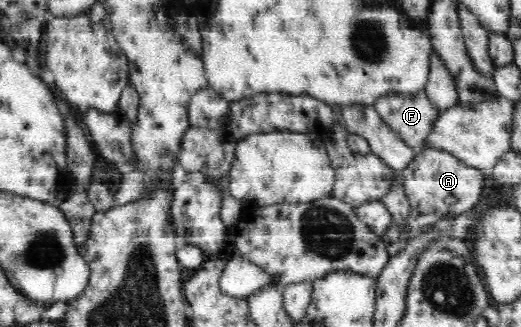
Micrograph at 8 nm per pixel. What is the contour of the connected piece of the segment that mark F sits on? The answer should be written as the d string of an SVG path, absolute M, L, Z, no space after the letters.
M425 89L419 90L416 94L406 95L400 93L390 93L376 99L374 108L380 113L382 120L390 126L390 130L398 133L398 136L412 148L421 149L425 145L432 130L433 123L439 117L438 109L434 103L430 102Z

